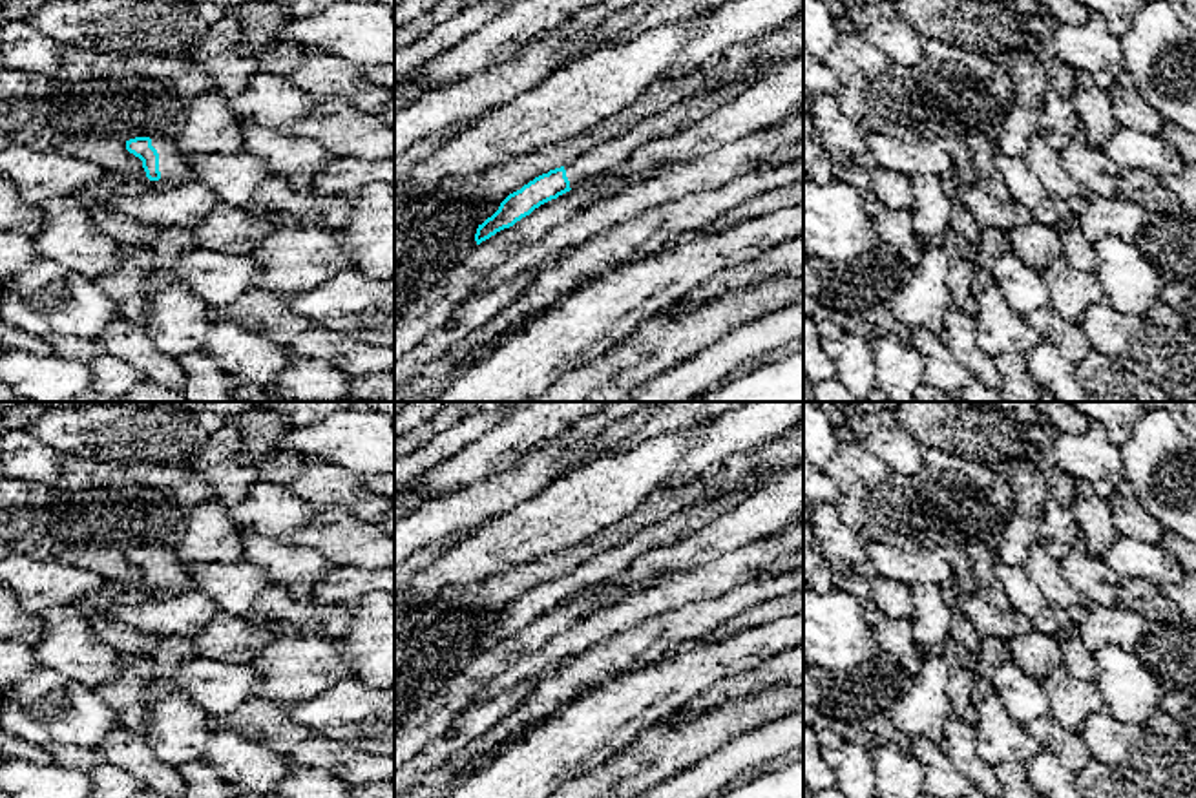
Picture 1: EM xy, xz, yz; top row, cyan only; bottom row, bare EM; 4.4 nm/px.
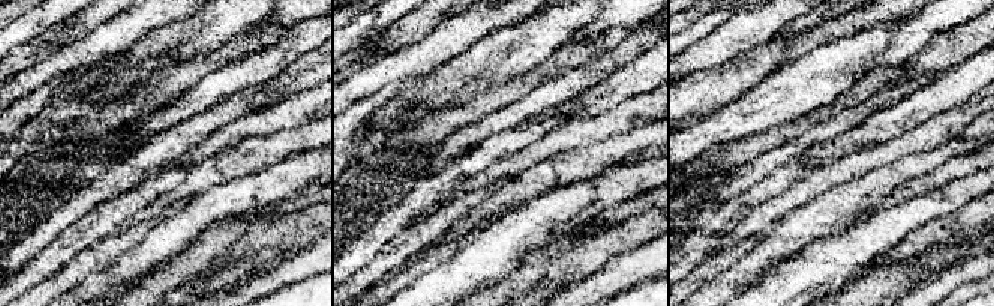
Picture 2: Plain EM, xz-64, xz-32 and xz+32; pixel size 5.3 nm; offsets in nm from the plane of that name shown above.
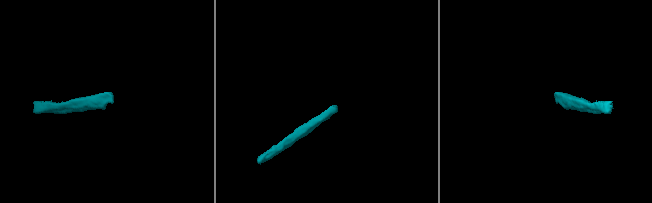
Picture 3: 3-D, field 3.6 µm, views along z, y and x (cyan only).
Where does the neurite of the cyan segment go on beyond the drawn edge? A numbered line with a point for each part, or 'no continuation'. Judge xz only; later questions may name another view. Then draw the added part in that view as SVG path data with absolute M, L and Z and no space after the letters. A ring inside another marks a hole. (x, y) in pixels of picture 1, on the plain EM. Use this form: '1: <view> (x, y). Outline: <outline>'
1: xz (612, 563). Outline: M763 482L749 491L732 491L710 500L698 500L668 515L666 519L643 528L626 542L590 557L577 568L564 573L570 597L590 586L621 577L641 557L687 539L699 528L730 511L761 484Z

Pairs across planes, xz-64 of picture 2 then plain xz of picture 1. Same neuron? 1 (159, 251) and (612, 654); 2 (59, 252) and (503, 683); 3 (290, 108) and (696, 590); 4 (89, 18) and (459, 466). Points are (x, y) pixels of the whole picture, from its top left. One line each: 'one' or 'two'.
1: two
2: two
3: one
4: one

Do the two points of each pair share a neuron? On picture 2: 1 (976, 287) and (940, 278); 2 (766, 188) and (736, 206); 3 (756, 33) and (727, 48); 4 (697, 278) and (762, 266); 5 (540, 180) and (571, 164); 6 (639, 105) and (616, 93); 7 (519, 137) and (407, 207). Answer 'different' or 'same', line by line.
1: different
2: same
3: same
4: different
5: same
6: different
7: same

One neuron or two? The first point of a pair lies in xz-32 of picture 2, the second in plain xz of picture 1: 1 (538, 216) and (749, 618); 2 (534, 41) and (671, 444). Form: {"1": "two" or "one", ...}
{"1": "two", "2": "one"}

